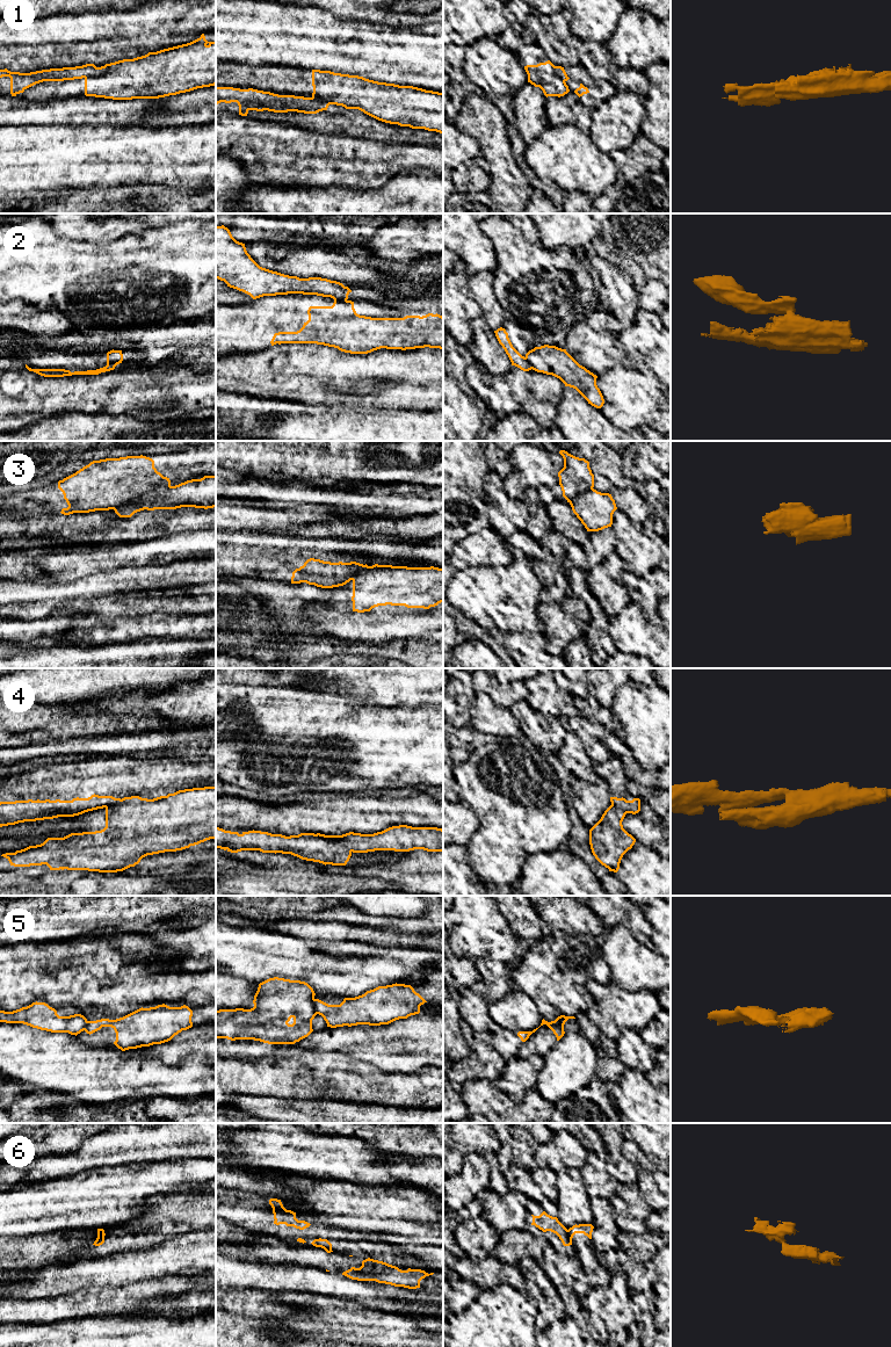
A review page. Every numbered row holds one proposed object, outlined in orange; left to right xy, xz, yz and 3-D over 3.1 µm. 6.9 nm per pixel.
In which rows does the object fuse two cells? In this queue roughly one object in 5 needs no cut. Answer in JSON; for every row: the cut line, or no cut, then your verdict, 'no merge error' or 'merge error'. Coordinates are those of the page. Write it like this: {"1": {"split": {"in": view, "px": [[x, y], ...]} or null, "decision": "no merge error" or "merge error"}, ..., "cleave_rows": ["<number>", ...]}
{"1": {"split": {"in": "xy", "px": [[106, 67], [101, 73], [85, 78]]}, "decision": "merge error"}, "2": {"split": {"in": "xy", "px": [[118, 362], [107, 364]]}, "decision": "merge error"}, "3": {"split": {"in": "xy", "px": [[171, 486], [143, 493], [114, 509]]}, "decision": "merge error"}, "4": {"split": {"in": "xz", "px": [[333, 835], [350, 852]]}, "decision": "merge error"}, "5": {"split": {"in": "xz", "px": [[313, 999], [313, 1008], [317, 1013]]}, "decision": "merge error"}, "6": {"split": {"in": "yz", "px": [[566, 1230], [571, 1242]]}, "decision": "merge error"}, "cleave_rows": ["1", "2", "3", "4", "5", "6"]}

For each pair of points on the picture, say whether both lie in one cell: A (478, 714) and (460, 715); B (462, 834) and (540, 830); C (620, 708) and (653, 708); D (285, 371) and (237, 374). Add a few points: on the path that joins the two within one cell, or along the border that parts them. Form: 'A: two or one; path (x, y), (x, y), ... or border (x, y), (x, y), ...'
A: two; border (476, 694), (475, 702), (470, 709), (469, 723)
B: two; border (470, 806), (478, 819), (478, 828), (465, 846)
C: one; path (628, 708), (645, 708)
D: one; path (274, 373), (248, 374)

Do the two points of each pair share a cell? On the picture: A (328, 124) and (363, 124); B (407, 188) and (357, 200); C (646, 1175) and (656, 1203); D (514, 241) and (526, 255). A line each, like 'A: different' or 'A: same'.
A: same
B: same
C: same
D: same

